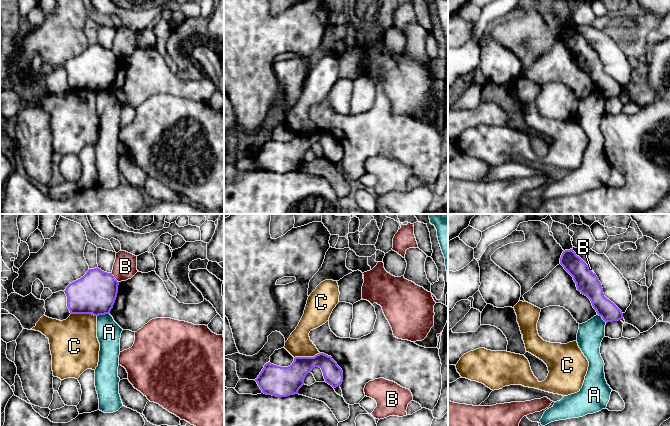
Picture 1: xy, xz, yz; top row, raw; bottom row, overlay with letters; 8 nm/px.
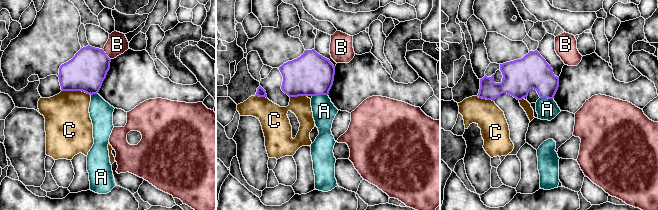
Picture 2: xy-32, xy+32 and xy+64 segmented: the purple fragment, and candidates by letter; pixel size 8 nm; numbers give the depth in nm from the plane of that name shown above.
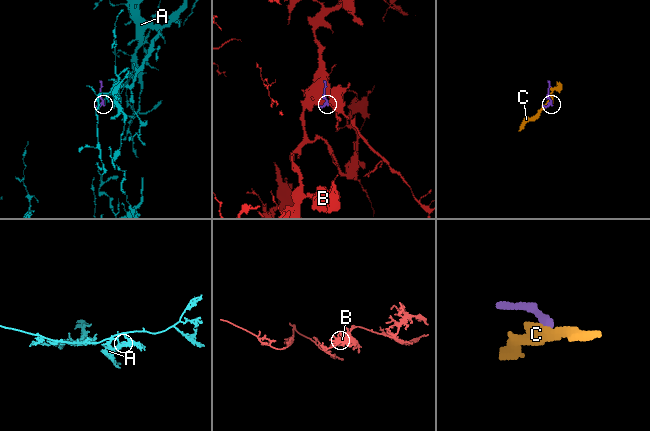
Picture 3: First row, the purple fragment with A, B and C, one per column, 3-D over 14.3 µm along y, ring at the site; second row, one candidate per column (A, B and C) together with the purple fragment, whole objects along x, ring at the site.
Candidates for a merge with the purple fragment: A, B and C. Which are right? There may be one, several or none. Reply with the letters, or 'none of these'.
none of these

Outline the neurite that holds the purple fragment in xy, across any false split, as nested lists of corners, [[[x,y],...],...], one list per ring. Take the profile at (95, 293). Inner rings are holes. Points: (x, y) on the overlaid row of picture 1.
[[[89,269],[66,289],[67,307],[71,314],[109,314],[115,303],[119,282],[112,273]]]

